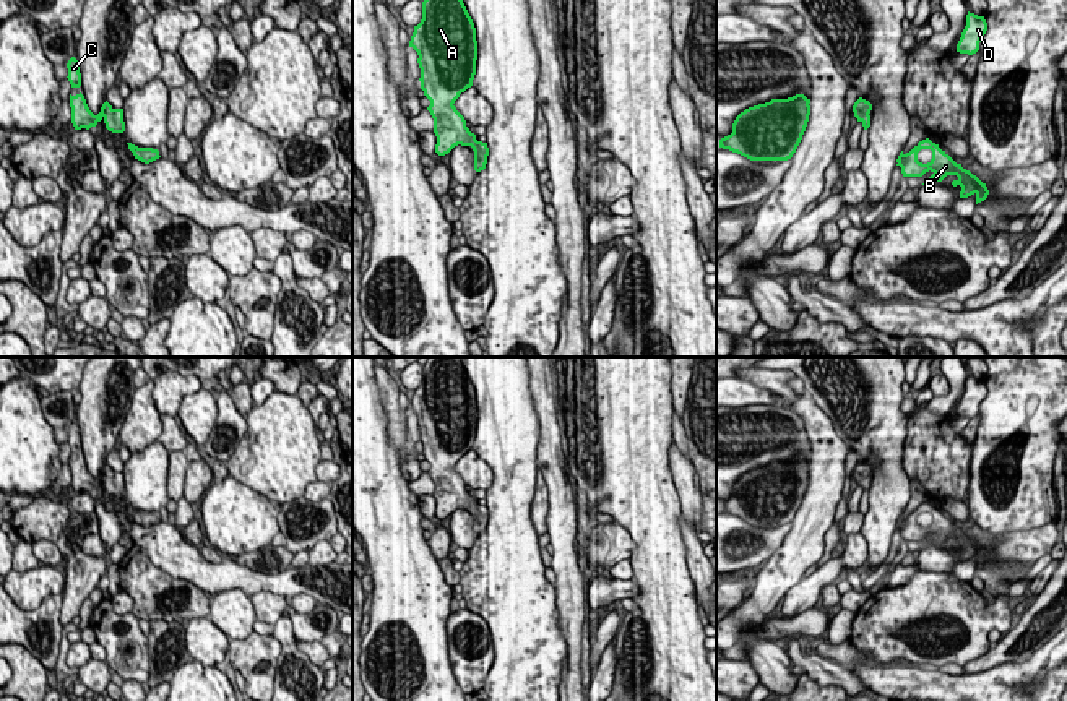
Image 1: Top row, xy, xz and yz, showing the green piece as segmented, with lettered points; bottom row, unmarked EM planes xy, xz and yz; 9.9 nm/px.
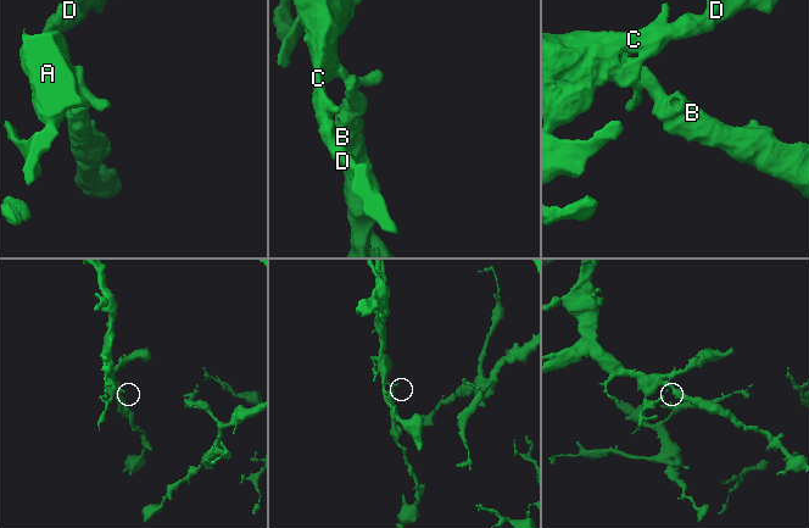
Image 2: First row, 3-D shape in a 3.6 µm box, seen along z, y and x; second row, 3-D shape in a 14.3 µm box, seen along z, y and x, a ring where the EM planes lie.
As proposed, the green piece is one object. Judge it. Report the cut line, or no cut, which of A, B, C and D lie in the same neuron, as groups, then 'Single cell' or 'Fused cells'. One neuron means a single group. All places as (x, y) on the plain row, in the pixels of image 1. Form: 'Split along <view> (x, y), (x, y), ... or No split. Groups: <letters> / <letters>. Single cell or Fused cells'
No split. Groups: A B C D. Single cell

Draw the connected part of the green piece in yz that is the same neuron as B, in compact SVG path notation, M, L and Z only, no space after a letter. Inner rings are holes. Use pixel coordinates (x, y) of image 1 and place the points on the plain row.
M929 501L919 505L909 516L900 516L896 529L901 531L903 540L922 540L926 535L932 535L924 547L942 545L947 539L957 539L958 542L952 545L953 550L960 548L960 561L976 560L976 568L984 565L989 558L986 547L983 547L970 534L957 527L939 508L932 506ZM921 513L931 513L932 523L927 527L918 524L918 516Z

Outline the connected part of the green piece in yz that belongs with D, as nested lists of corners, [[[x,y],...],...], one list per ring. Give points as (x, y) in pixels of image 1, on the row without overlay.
[[[974,376],[966,378],[966,389],[961,396],[961,401],[957,407],[957,415],[973,419],[979,414],[981,401],[987,394],[987,386],[984,380]]]

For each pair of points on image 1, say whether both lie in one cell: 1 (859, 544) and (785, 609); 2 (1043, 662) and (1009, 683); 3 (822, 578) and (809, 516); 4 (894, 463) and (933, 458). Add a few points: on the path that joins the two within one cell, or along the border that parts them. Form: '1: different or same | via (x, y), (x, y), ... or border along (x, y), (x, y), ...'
1: same | via (842, 562), (803, 594)
2: same | via (1035, 669), (1017, 679)
3: different | border along (806, 575), (780, 602)
4: different | border along (905, 424), (903, 473), (910, 481)

